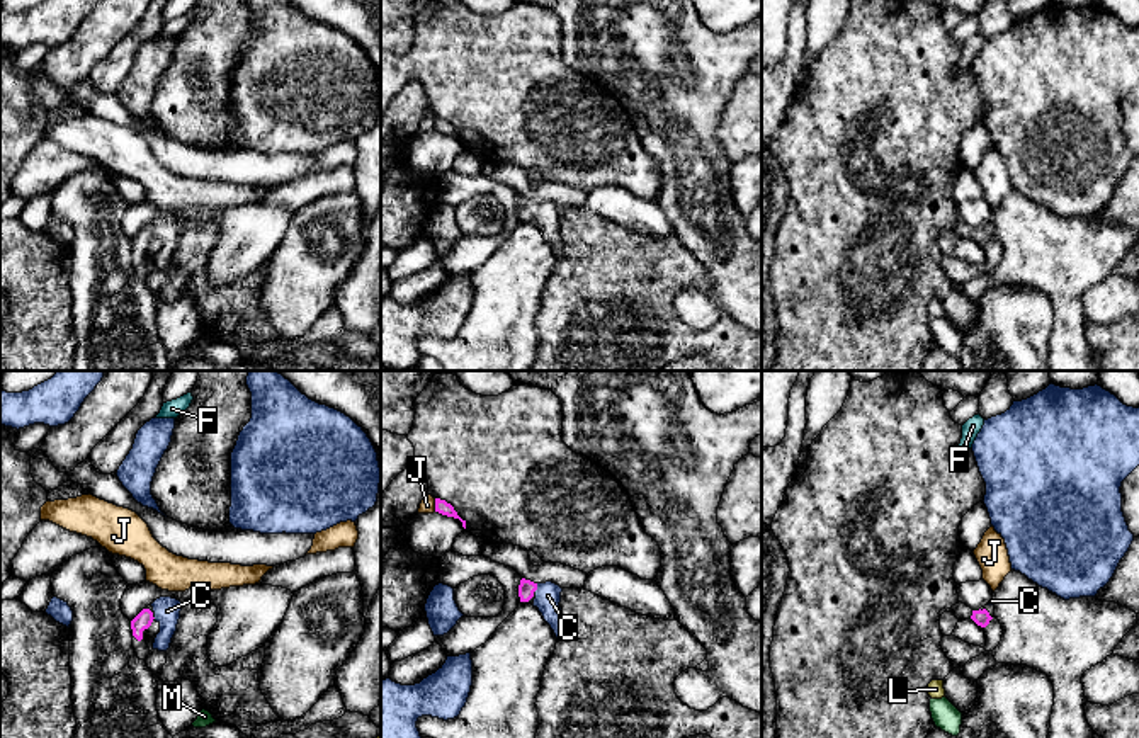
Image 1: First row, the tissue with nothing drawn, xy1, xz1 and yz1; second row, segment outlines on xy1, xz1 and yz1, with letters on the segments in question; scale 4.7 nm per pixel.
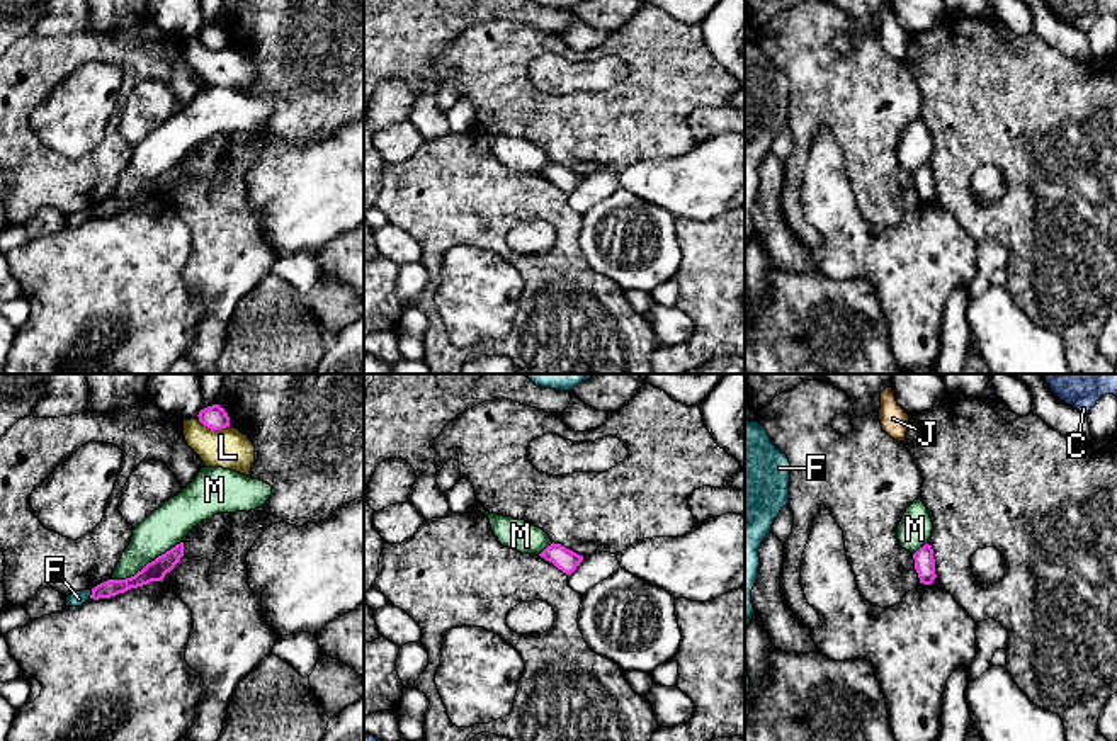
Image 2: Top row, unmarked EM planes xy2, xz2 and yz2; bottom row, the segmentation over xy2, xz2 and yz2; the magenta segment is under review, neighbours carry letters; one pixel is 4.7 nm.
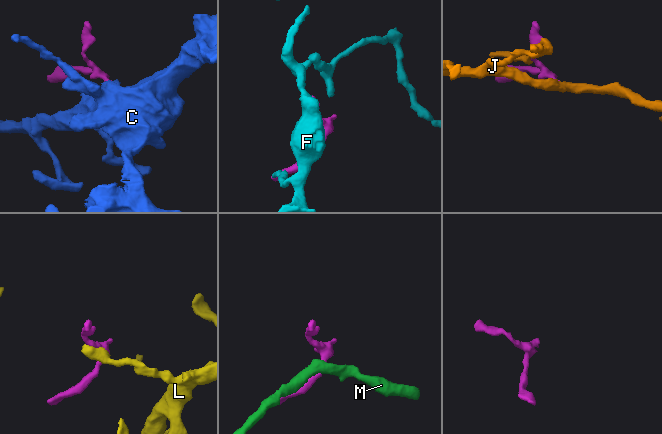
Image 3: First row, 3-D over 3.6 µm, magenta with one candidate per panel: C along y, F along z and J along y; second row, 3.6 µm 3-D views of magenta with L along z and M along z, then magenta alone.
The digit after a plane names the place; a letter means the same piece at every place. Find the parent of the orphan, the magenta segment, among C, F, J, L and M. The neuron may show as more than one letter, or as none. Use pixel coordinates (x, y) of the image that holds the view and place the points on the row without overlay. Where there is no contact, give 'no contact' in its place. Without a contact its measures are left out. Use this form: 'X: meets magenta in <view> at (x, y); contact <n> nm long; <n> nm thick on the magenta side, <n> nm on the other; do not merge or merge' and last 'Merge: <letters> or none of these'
C: meets magenta in xz1 at (536, 206); contact 40 nm long; 80 nm thick on the magenta side, 130 nm on the other; merge
F: meets magenta in xy2 at (92, 213); contact 40 nm long; 80 nm thick on the magenta side, 70 nm on the other; do not merge
J: meets magenta in xz1 at (436, 124); contact 60 nm long; 70 nm thick on the magenta side, 70 nm on the other; do not merge
L: meets magenta in xy2 at (213, 48); contact 160 nm long; 120 nm thick on the magenta side, 190 nm on the other; do not merge
M: meets magenta in xy2 at (147, 184); contact 380 nm long; 100 nm thick on the magenta side, 190 nm on the other; do not merge
Merge: C

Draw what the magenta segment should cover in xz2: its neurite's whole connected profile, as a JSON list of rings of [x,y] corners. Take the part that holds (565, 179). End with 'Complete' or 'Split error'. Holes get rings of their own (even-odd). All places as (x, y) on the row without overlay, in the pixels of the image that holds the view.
[[[554,161],[547,165],[539,175],[553,182],[558,189],[561,189],[566,194],[571,194],[576,189],[576,185],[583,180],[583,175]]]. Complete

